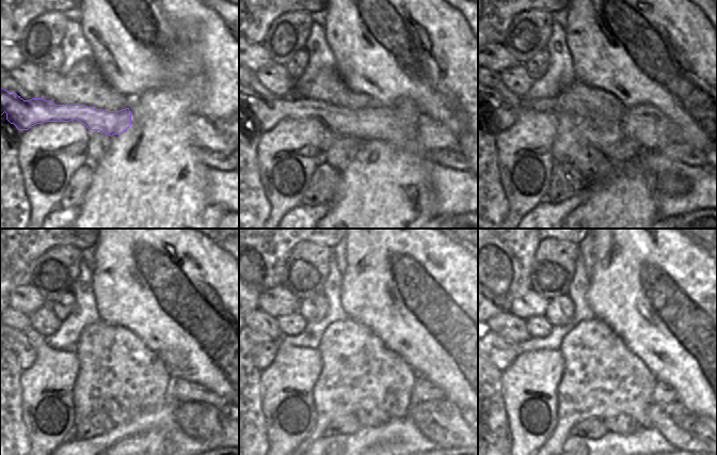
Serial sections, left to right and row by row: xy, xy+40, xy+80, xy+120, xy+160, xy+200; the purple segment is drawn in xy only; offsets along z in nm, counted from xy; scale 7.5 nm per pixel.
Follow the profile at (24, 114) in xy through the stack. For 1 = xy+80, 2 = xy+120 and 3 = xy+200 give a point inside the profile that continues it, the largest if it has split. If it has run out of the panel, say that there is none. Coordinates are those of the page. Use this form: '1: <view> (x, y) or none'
1: xy+80 (653, 129)
2: xy+120 (21, 347)
3: xy+200 (502, 352)

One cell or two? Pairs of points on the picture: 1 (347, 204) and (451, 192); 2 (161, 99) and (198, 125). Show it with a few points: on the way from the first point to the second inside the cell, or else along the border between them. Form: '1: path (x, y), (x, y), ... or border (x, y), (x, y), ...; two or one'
1: border (428, 170), (428, 179), (435, 198), (434, 217); two
2: border (192, 114), (189, 119), (190, 137), (195, 143); two

